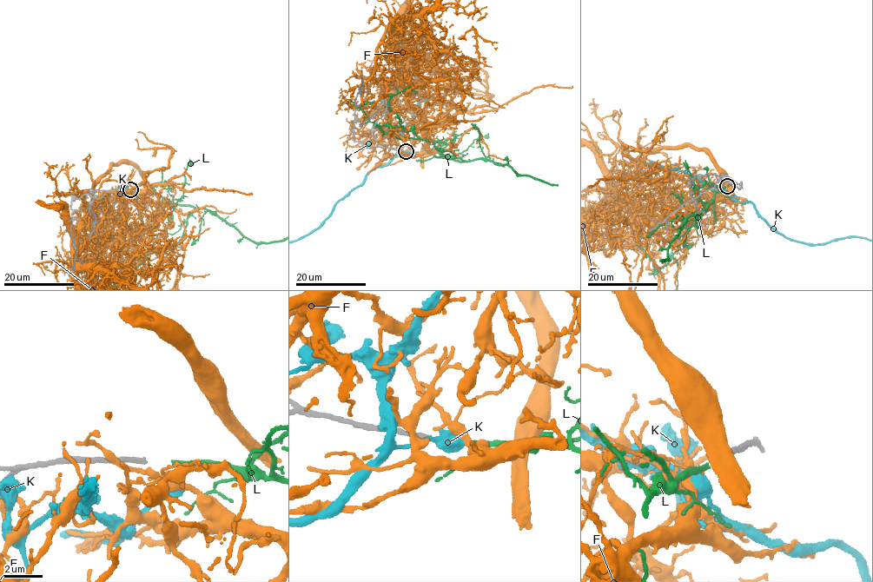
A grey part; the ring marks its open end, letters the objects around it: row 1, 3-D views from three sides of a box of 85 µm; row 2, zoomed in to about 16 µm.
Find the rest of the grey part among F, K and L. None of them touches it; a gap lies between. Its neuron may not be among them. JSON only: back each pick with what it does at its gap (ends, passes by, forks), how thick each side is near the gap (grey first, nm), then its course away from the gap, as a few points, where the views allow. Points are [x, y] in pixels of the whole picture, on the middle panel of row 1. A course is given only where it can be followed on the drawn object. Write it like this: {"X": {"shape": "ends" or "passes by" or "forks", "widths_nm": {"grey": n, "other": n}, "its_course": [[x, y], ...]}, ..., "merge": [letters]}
{"L": {"shape": "ends", "widths_nm": {"grey": 220, "other": 240}}, "merge": ["L"]}

